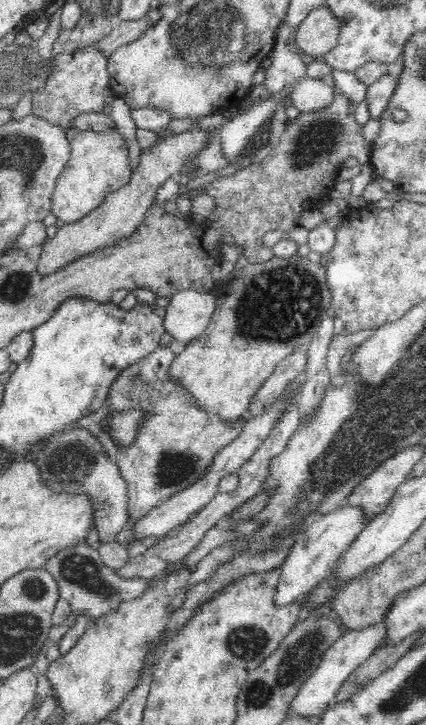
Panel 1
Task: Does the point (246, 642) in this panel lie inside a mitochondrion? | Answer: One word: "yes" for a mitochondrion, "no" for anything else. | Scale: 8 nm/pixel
yes

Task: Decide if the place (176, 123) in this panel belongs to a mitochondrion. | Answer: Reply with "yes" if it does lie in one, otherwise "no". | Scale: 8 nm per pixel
no

